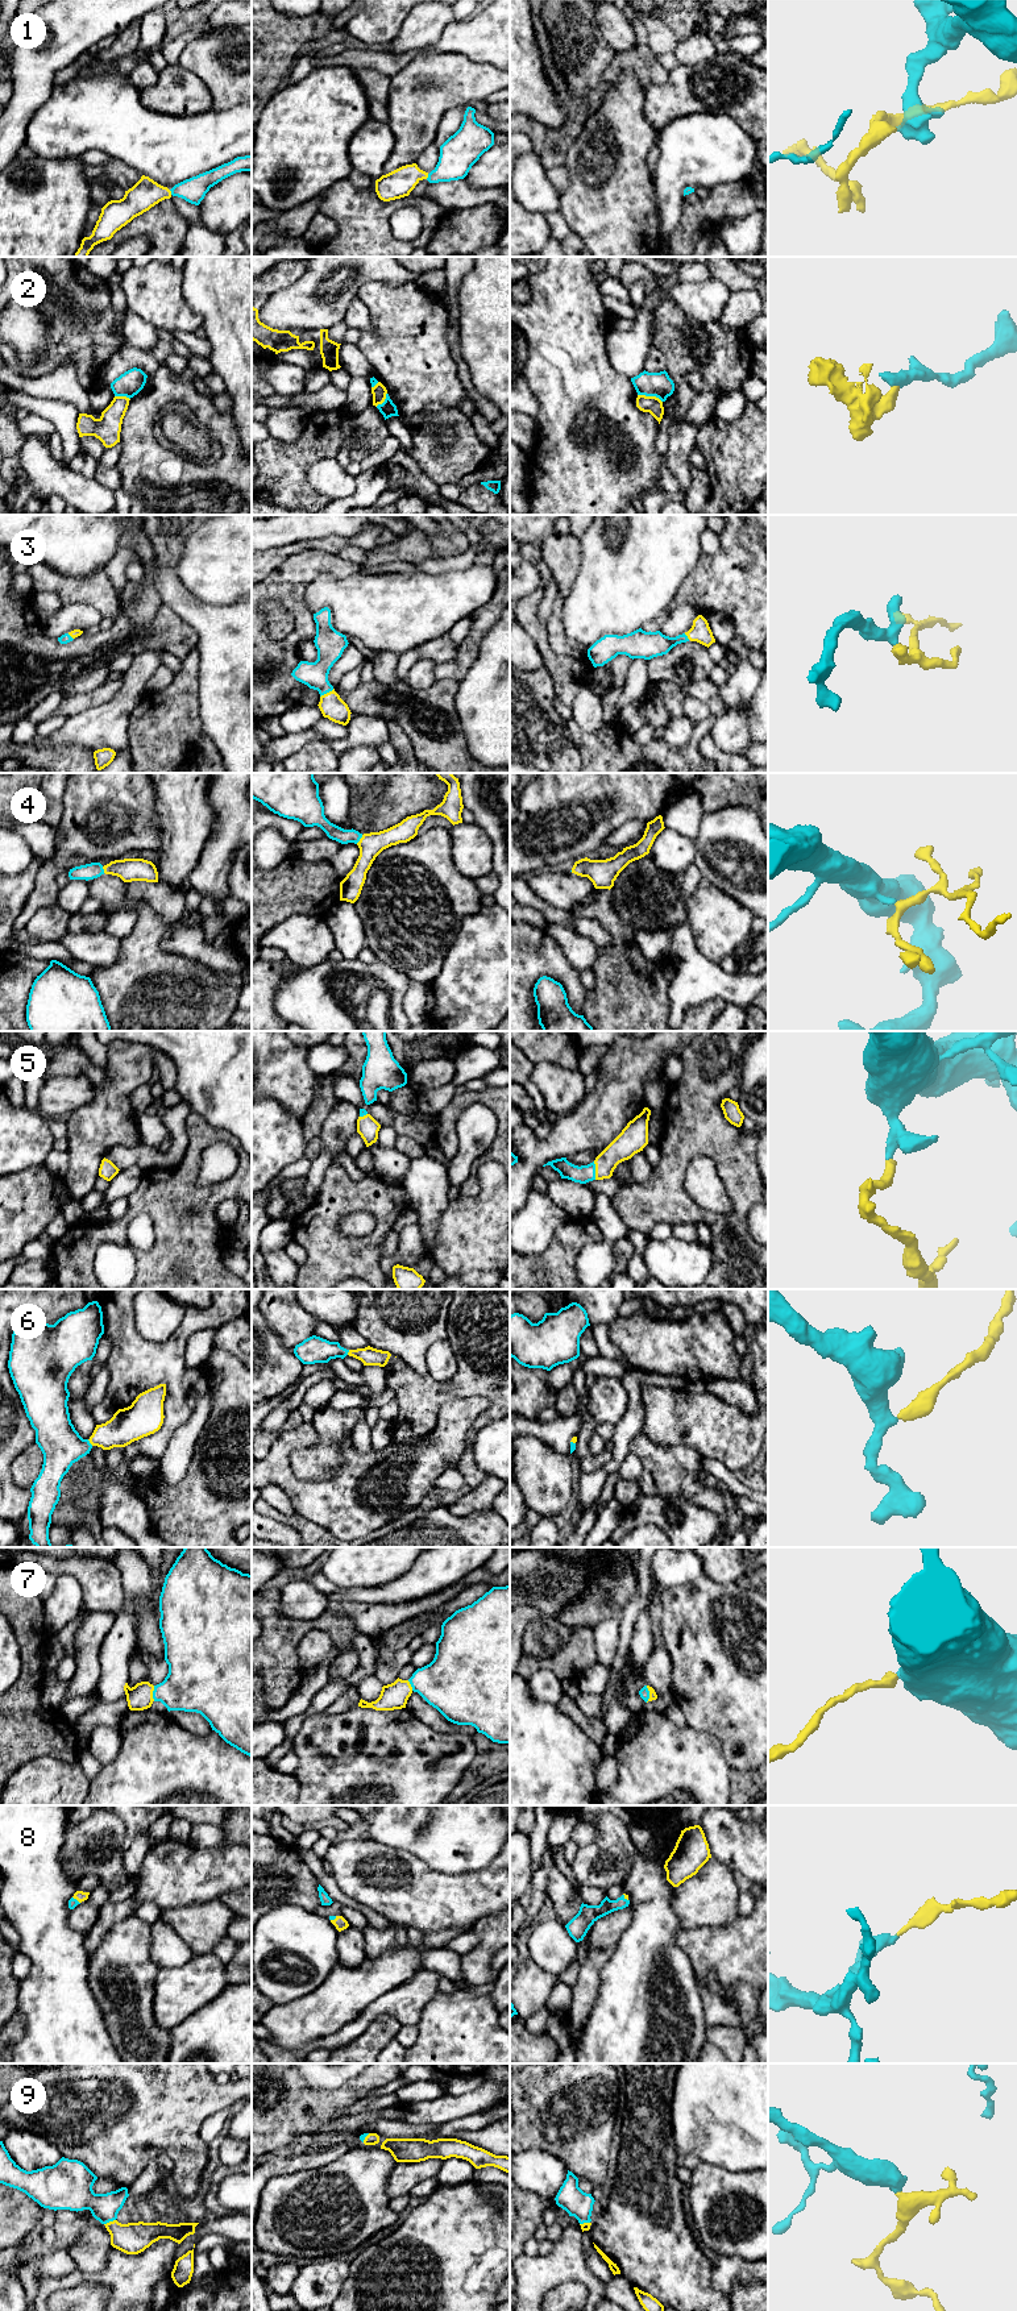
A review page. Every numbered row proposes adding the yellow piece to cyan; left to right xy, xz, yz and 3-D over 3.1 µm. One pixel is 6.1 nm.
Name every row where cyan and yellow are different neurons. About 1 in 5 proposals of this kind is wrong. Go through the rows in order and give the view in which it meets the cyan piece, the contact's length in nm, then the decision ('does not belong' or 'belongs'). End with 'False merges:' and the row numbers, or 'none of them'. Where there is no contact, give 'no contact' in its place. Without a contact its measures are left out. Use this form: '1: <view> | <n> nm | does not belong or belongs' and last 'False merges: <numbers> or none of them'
1: xy | 40 nm | belongs
2: yz | 160 nm | does not belong
3: xz | 100 nm | belongs
4: xz | 70 nm | belongs
5: yz | 110 nm | belongs
6: xy | 50 nm | belongs
7: xy | 100 nm | belongs
8: xy | 60 nm | belongs
9: xy | 80 nm | belongs
False merges: 2

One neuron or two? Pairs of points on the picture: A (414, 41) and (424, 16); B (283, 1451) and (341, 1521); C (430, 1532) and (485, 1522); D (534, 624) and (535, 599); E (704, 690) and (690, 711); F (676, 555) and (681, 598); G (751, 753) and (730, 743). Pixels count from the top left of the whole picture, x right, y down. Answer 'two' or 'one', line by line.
A: one
B: one
C: one
D: one
E: two
F: two
G: two

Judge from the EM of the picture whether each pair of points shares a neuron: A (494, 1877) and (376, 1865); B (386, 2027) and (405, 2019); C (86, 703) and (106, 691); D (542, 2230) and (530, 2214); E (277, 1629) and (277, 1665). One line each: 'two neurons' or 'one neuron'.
A: one neuron
B: two neurons
C: one neuron
D: two neurons
E: one neuron

